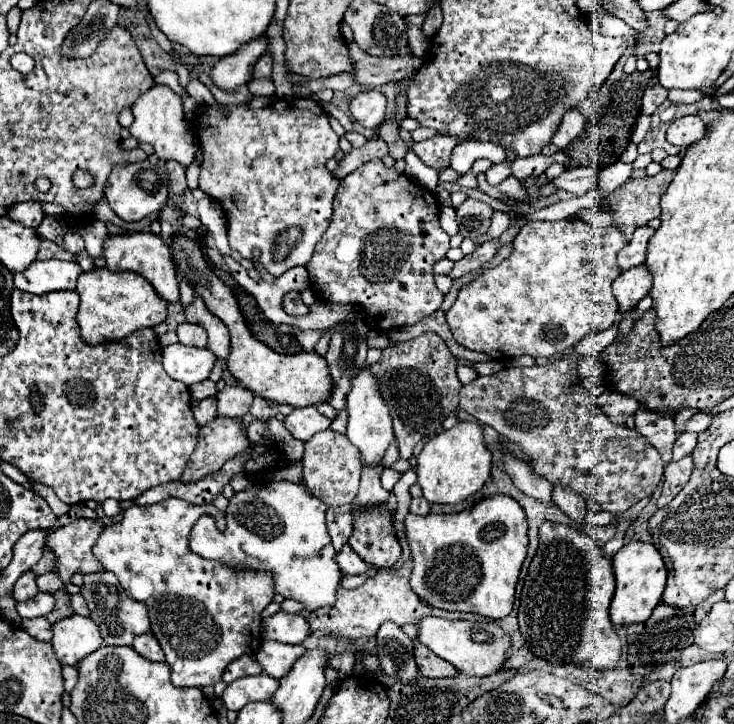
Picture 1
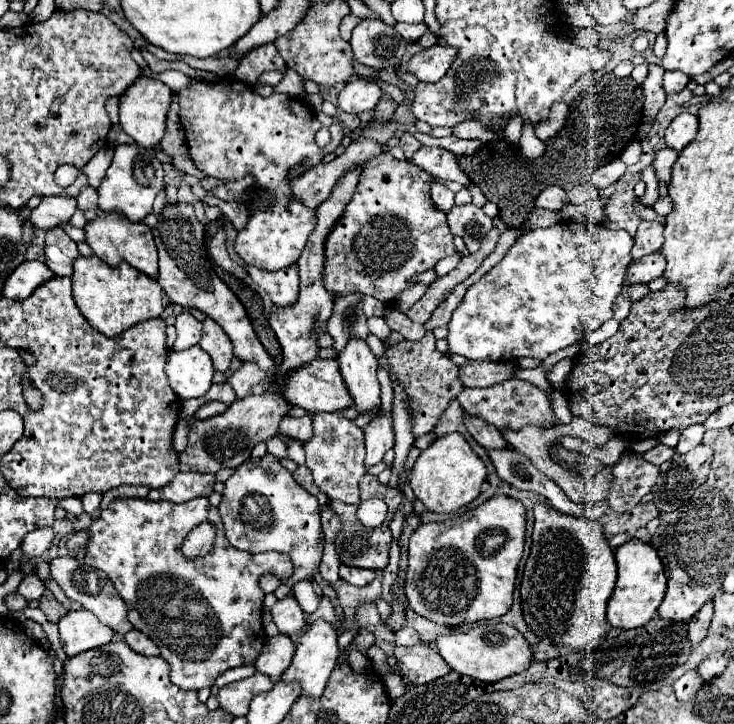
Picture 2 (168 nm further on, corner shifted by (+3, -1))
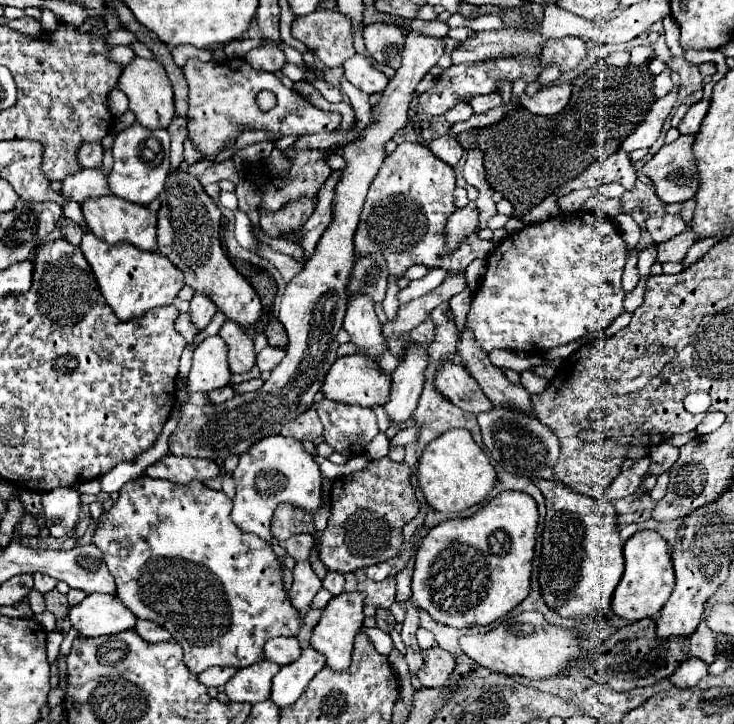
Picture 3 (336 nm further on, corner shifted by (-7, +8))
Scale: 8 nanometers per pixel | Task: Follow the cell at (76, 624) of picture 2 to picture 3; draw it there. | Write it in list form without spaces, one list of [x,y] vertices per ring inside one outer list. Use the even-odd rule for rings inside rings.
[[[87,595],[79,605],[71,607],[69,621],[71,621],[71,627],[79,631],[79,637],[101,637],[101,635],[113,635],[125,629],[133,629],[137,617],[117,597]]]

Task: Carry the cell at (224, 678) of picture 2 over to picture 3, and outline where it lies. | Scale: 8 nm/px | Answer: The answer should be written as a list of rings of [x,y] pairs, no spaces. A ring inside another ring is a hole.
[[[215,667],[215,669],[207,669],[199,675],[199,681],[207,687],[221,687],[225,685],[233,675],[237,673],[237,669],[231,667]]]

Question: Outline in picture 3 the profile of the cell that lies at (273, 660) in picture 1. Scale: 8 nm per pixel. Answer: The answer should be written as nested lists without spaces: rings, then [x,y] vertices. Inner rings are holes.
[[[275,637],[265,645],[265,659],[277,665],[289,665],[301,657],[301,651],[297,637]]]

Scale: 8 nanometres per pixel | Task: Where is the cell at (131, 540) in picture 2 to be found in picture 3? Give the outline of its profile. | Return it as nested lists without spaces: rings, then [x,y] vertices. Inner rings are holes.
[[[137,477],[133,481],[129,481],[127,485],[123,485],[123,489],[119,491],[119,499],[115,501],[115,505],[111,507],[109,513],[105,513],[101,519],[99,519],[99,527],[95,531],[95,537],[93,537],[93,543],[101,549],[103,553],[103,559],[111,571],[111,575],[115,577],[115,583],[117,583],[117,597],[121,603],[125,603],[133,613],[135,617],[139,619],[149,619],[149,621],[155,621],[157,625],[165,627],[173,639],[183,647],[183,653],[185,653],[185,665],[191,673],[199,675],[203,673],[205,669],[209,667],[249,667],[253,663],[259,663],[263,661],[263,645],[273,639],[273,637],[291,637],[291,635],[297,635],[299,627],[301,627],[301,615],[289,605],[289,597],[287,593],[283,591],[283,577],[281,577],[281,565],[279,565],[279,559],[277,555],[273,553],[273,547],[267,545],[263,539],[255,537],[255,535],[245,535],[243,531],[235,529],[229,513],[231,513],[231,499],[223,493],[223,491],[215,491],[211,487],[207,487],[205,483],[189,483],[189,485],[175,485],[175,483],[169,483],[165,479],[153,479],[153,477]]]

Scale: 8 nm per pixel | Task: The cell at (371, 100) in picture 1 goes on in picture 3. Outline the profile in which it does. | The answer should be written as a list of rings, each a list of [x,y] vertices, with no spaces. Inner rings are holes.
[[[355,55],[351,59],[347,59],[343,63],[343,69],[345,69],[345,77],[351,85],[355,85],[357,89],[365,91],[365,93],[381,93],[387,83],[389,83],[389,77],[381,71],[377,71],[367,59],[363,59],[361,55]]]

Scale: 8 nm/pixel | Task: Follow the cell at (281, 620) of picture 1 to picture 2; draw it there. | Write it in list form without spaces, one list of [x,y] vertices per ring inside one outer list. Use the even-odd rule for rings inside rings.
[[[291,592],[283,600],[275,602],[275,606],[271,608],[271,614],[273,614],[273,622],[277,624],[281,634],[293,634],[307,624],[305,614]]]

